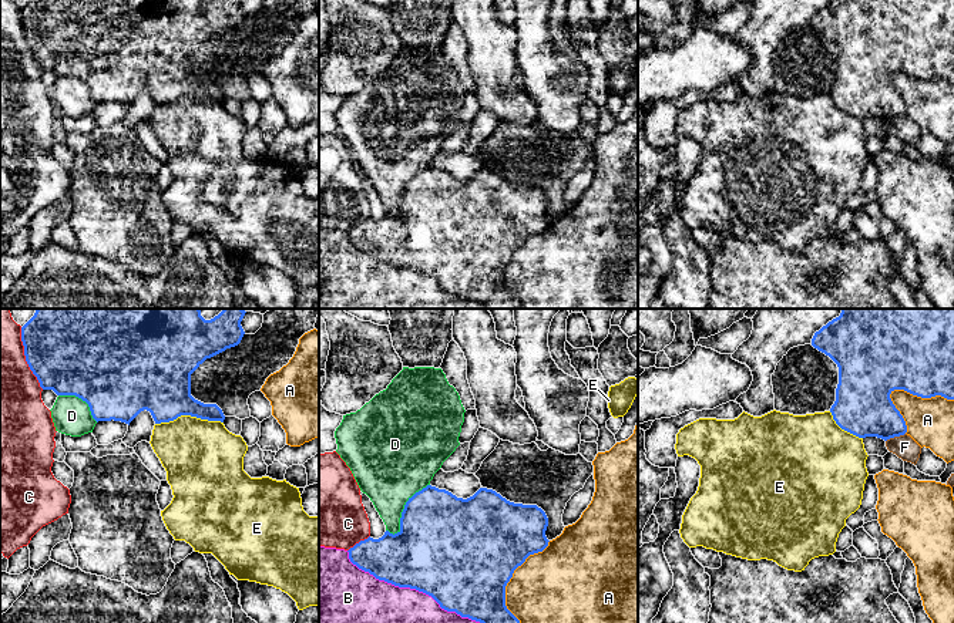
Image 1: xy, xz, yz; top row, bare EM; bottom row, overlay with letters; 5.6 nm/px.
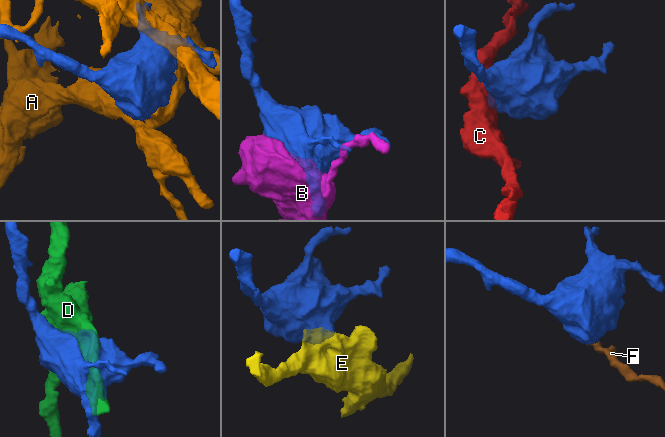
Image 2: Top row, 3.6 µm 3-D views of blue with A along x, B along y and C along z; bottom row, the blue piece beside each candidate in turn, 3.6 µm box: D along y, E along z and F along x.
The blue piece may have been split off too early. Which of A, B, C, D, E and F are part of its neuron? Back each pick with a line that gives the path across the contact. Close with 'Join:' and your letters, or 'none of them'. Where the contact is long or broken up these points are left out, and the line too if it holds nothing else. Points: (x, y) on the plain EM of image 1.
Join: none of them

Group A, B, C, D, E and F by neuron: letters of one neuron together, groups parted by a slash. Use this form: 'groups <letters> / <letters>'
groups A / B / C / D / E / F

